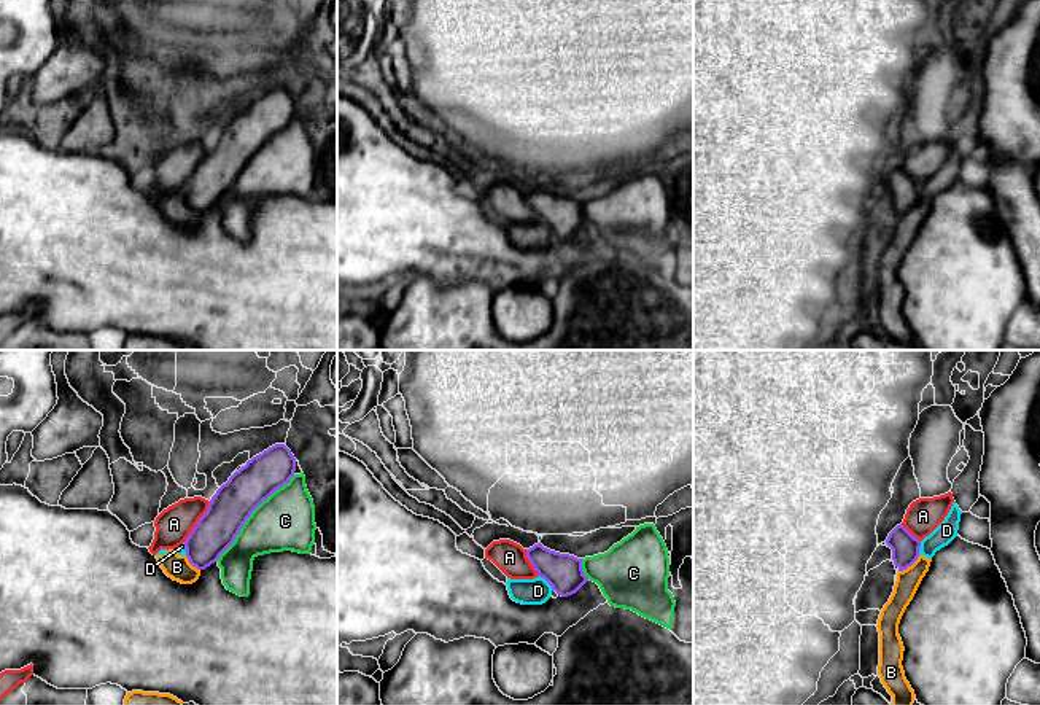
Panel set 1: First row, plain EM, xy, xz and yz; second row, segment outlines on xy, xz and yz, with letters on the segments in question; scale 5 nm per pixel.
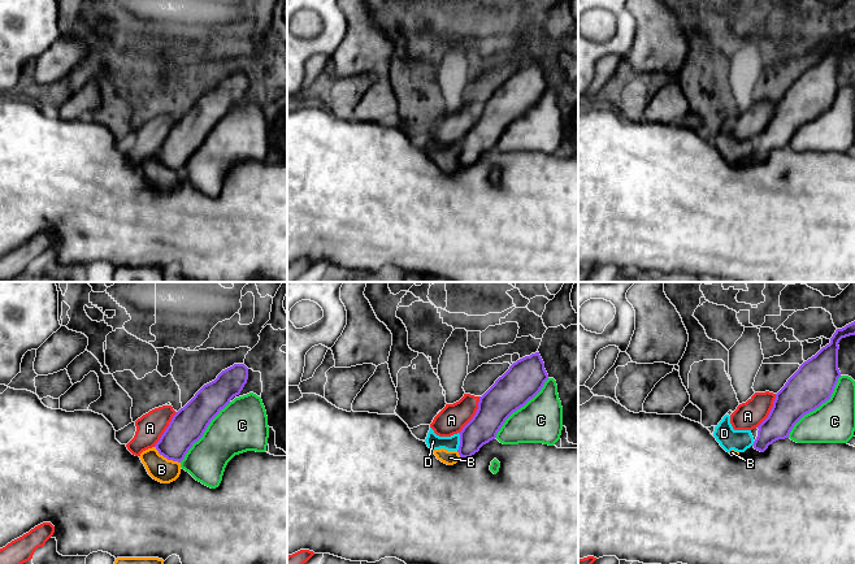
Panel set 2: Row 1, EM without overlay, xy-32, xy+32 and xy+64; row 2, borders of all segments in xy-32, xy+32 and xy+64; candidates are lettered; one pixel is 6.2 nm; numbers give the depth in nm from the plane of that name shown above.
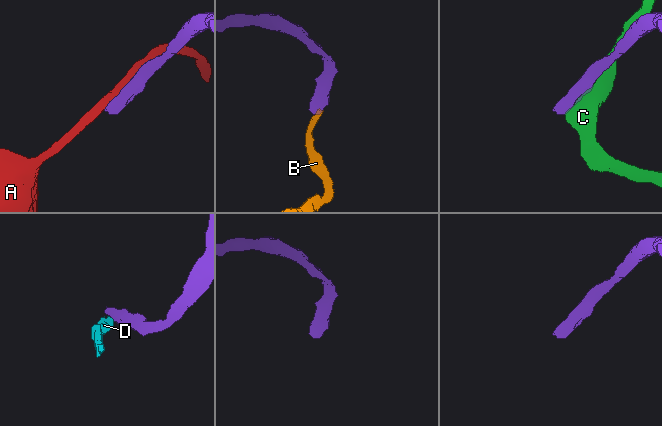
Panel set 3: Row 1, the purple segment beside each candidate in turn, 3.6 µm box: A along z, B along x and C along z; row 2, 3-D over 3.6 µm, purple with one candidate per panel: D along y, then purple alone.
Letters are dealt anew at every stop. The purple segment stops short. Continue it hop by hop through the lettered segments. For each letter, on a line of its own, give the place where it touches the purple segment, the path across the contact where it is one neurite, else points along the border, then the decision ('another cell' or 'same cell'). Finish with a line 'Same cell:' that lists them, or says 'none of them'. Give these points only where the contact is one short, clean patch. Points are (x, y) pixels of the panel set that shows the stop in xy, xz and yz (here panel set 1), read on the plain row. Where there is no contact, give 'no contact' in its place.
A: xy (197, 166) | another cell
B: yz (908, 209) | along yz (919, 199), (899, 215) | another cell
C: xy (250, 158) | another cell
D: xz (547, 225) | along xz (539, 218), (554, 233) | another cell
Same cell: none of them

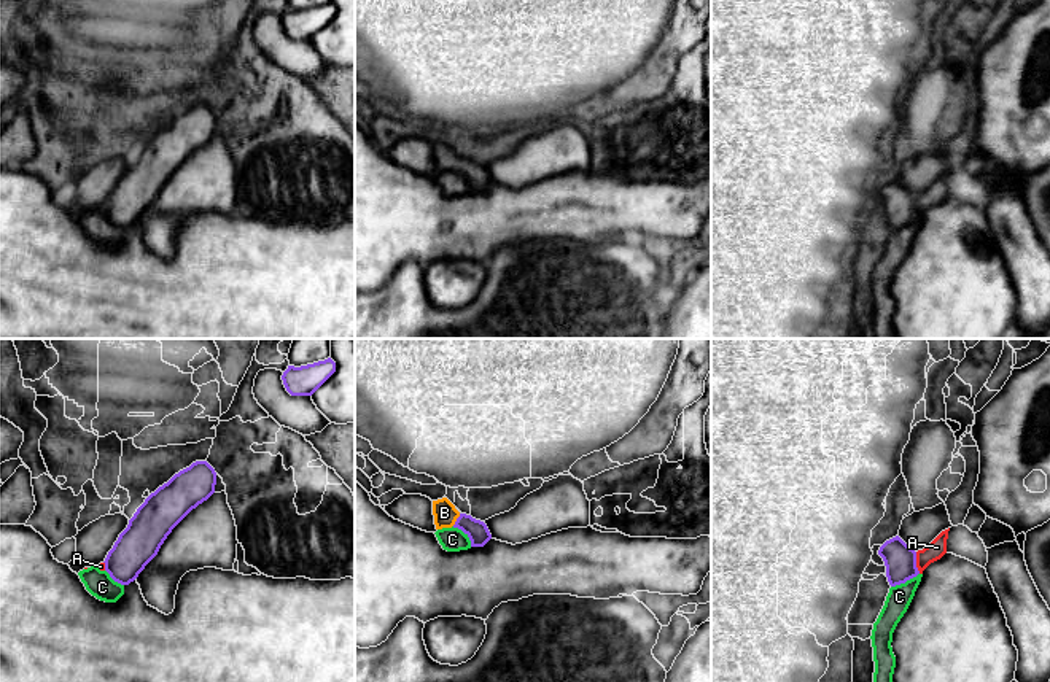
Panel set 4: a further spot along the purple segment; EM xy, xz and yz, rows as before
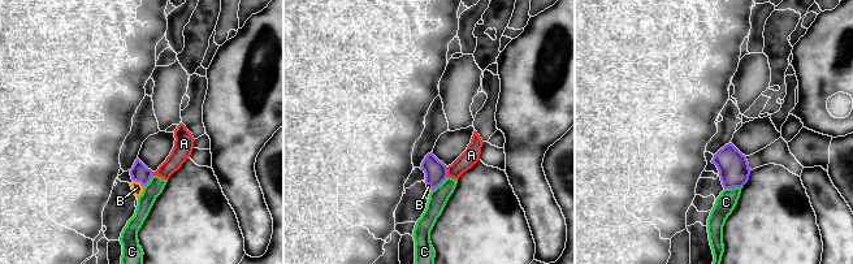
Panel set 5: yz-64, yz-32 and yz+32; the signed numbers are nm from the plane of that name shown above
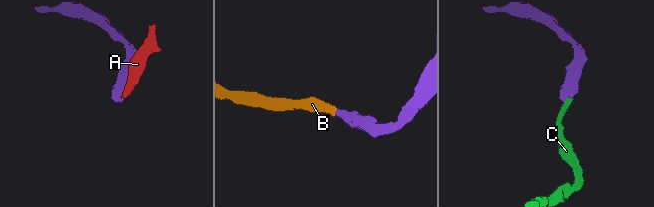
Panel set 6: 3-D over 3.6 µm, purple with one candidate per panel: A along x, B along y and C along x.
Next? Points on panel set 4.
A: yz (915, 207) | along yz (915, 196), (915, 210), (920, 216) | another cell
B: xz (457, 164) | across xz (476, 174), (457, 164), (444, 156) | same cell
C: yz (904, 226) | along yz (918, 216), (891, 231) | another cell
Same cell: B

